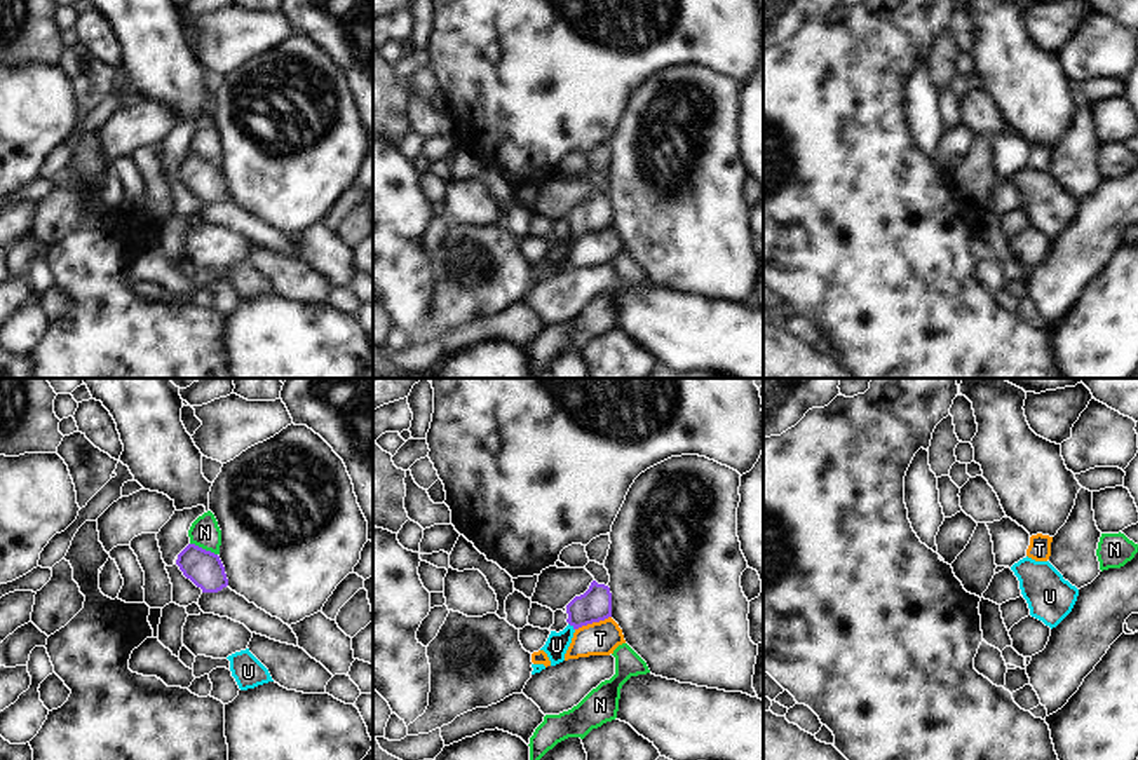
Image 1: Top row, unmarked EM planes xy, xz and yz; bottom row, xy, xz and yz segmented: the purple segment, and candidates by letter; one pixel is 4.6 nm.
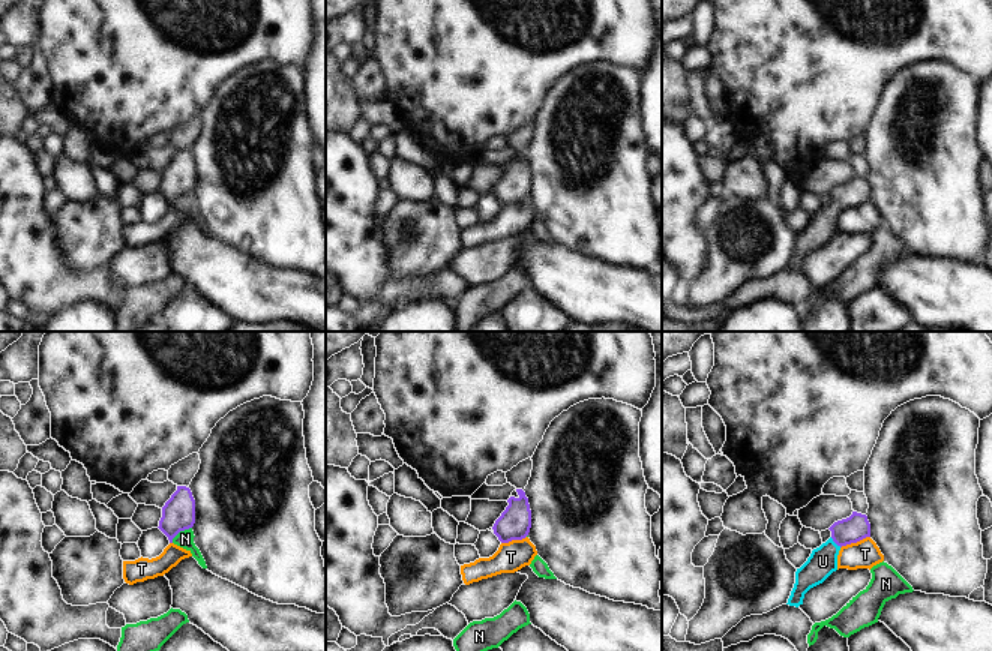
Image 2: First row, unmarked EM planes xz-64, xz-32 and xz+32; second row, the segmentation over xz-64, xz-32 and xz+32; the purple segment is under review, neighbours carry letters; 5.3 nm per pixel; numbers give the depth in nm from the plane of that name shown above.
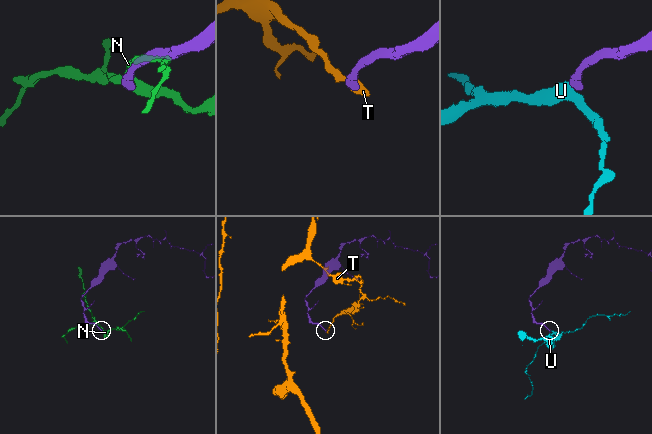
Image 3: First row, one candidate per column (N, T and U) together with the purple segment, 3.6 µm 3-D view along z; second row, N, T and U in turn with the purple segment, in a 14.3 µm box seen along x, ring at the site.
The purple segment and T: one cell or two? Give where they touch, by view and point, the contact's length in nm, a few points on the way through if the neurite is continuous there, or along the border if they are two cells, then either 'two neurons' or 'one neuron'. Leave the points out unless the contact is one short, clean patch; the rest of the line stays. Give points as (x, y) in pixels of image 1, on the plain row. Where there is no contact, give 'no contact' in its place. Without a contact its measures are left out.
meets purple in xz at (593, 230); contact 180 nm long; border along xz (610, 225), (575, 239); two neurons

